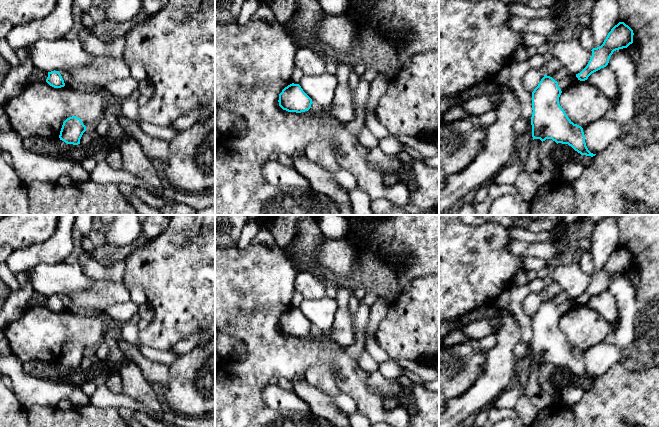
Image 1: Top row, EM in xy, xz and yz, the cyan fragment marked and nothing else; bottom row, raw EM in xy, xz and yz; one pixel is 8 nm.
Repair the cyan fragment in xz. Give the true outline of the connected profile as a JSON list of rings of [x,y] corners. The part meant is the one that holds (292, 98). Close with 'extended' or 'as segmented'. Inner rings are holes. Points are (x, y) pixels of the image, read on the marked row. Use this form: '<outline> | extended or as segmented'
[[[290,84],[279,94],[279,106],[288,112],[301,113],[311,108],[312,99],[299,84]]] | as segmented

